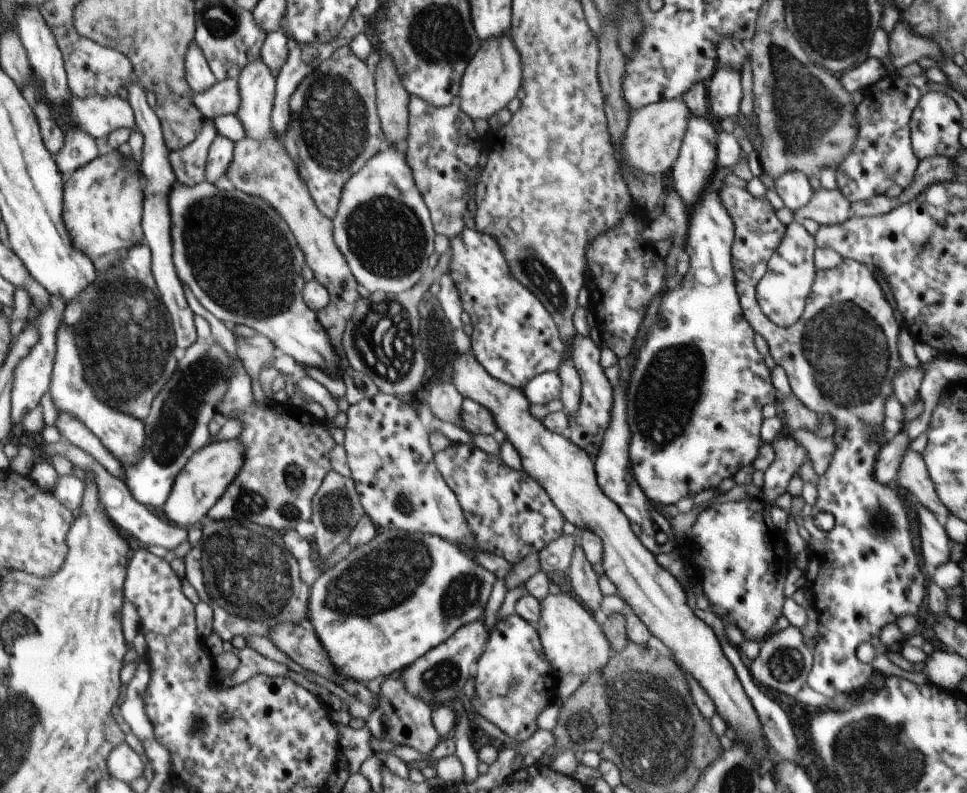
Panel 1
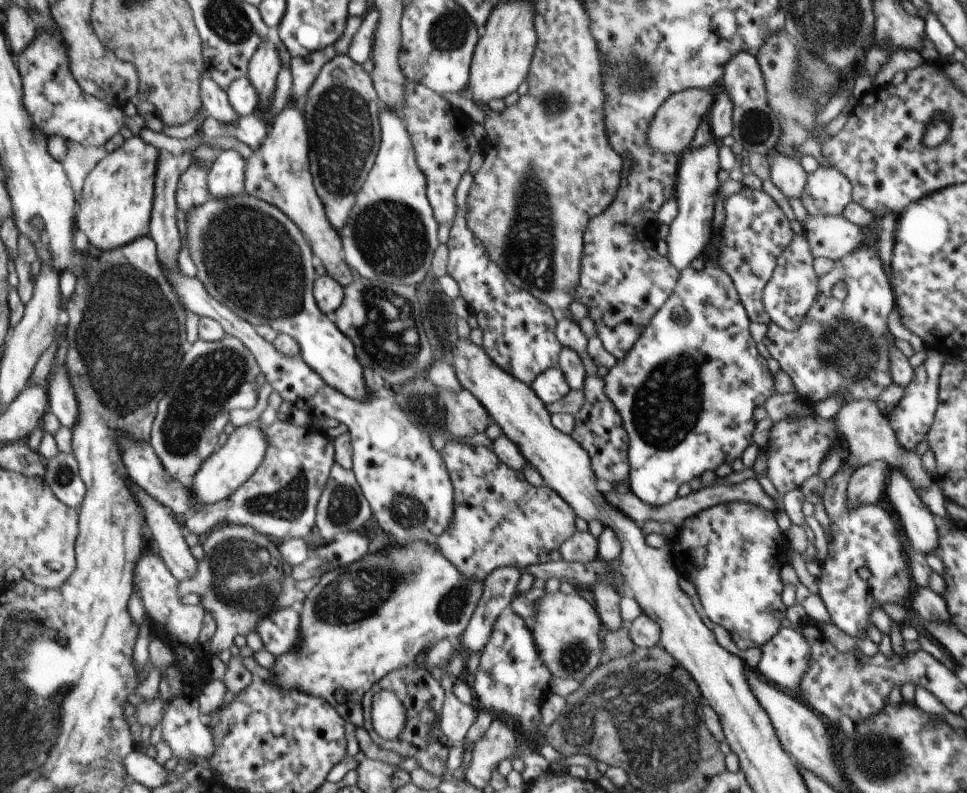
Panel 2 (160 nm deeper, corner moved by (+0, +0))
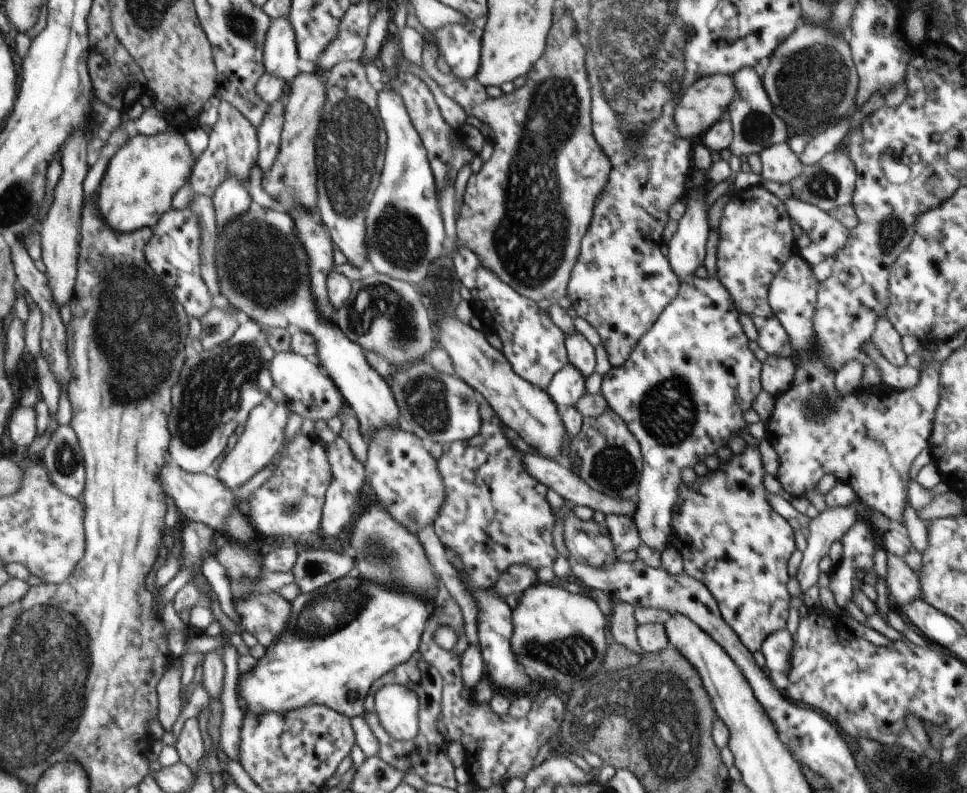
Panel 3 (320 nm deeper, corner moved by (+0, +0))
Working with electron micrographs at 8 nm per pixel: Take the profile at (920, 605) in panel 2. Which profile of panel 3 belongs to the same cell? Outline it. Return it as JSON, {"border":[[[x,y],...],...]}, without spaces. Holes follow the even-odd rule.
{"border":[[[886,553],[886,586],[896,606],[901,608],[913,599],[921,598],[920,582],[903,558]]]}

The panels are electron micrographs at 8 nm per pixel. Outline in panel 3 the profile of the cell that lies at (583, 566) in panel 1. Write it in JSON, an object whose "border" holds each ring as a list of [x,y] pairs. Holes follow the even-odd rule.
{"border":[[[614,604],[613,614],[611,614],[610,631],[613,642],[624,646],[632,653],[641,656],[642,648],[637,642],[635,629],[637,624],[633,619],[634,610],[630,604]]]}

